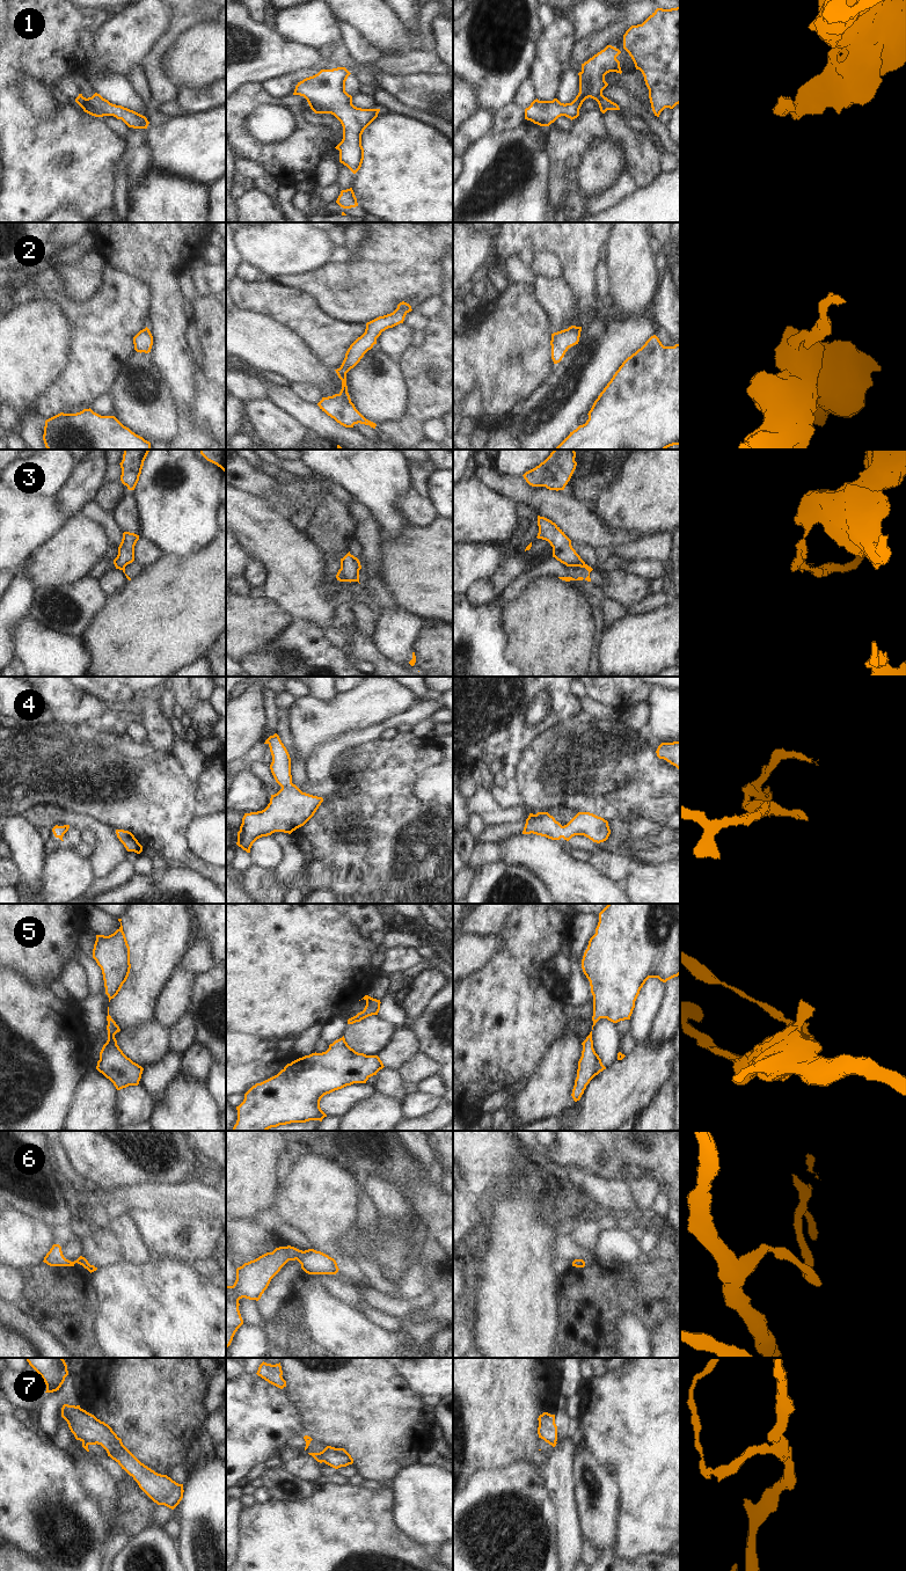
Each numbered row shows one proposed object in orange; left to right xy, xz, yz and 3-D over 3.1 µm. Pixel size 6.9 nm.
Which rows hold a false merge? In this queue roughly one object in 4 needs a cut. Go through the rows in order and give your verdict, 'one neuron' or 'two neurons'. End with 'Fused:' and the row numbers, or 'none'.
1: one neuron
2: one neuron
3: two neurons
4: one neuron
5: one neuron
6: one neuron
7: two neurons
Fused: 3, 7

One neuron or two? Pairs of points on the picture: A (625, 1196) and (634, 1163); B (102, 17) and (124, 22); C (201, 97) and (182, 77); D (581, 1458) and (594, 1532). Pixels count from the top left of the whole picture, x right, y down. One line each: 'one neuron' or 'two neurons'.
A: two neurons
B: two neurons
C: two neurons
D: one neuron

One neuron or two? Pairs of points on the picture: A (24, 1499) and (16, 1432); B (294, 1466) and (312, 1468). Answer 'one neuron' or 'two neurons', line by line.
A: one neuron
B: one neuron

